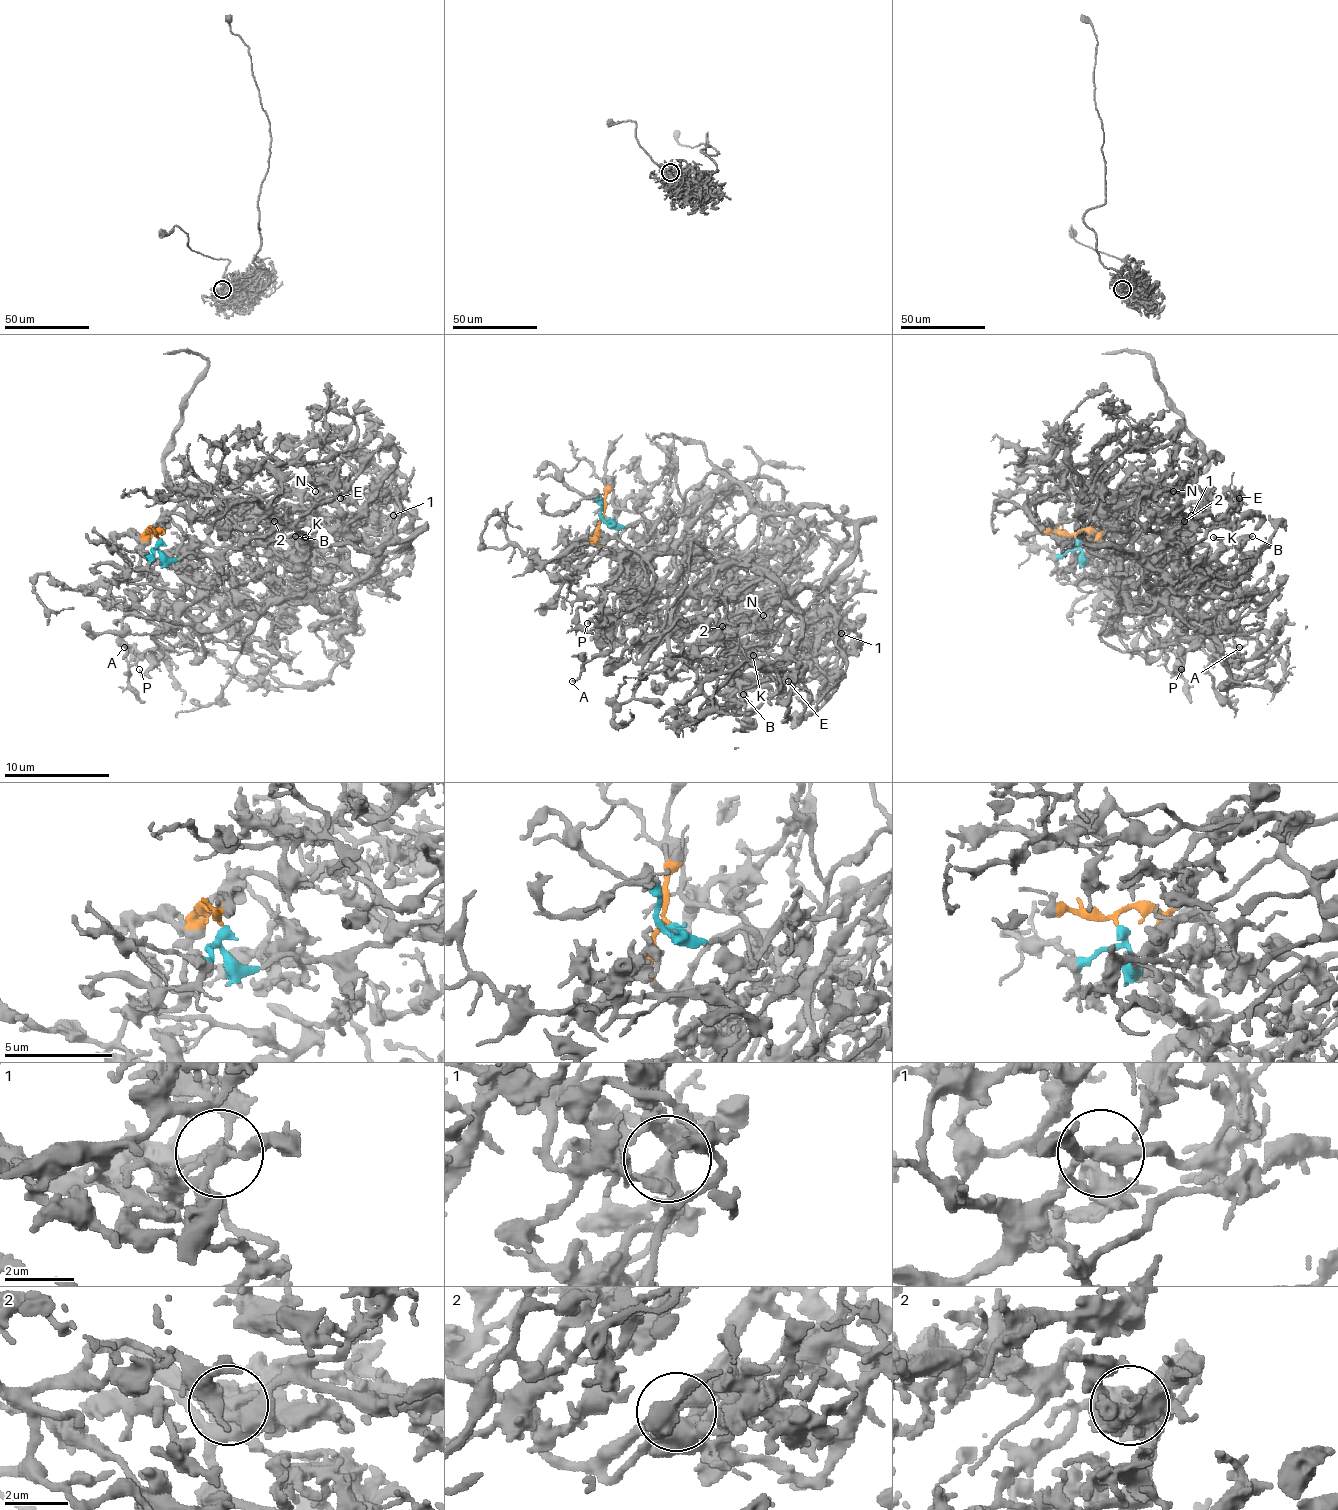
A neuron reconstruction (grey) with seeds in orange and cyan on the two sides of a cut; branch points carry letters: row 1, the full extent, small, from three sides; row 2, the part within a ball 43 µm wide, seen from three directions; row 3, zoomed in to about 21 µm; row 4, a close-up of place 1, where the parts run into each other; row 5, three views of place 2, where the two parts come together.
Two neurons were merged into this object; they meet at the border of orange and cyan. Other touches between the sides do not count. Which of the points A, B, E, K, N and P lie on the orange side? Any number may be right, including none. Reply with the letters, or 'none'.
B, E, K

